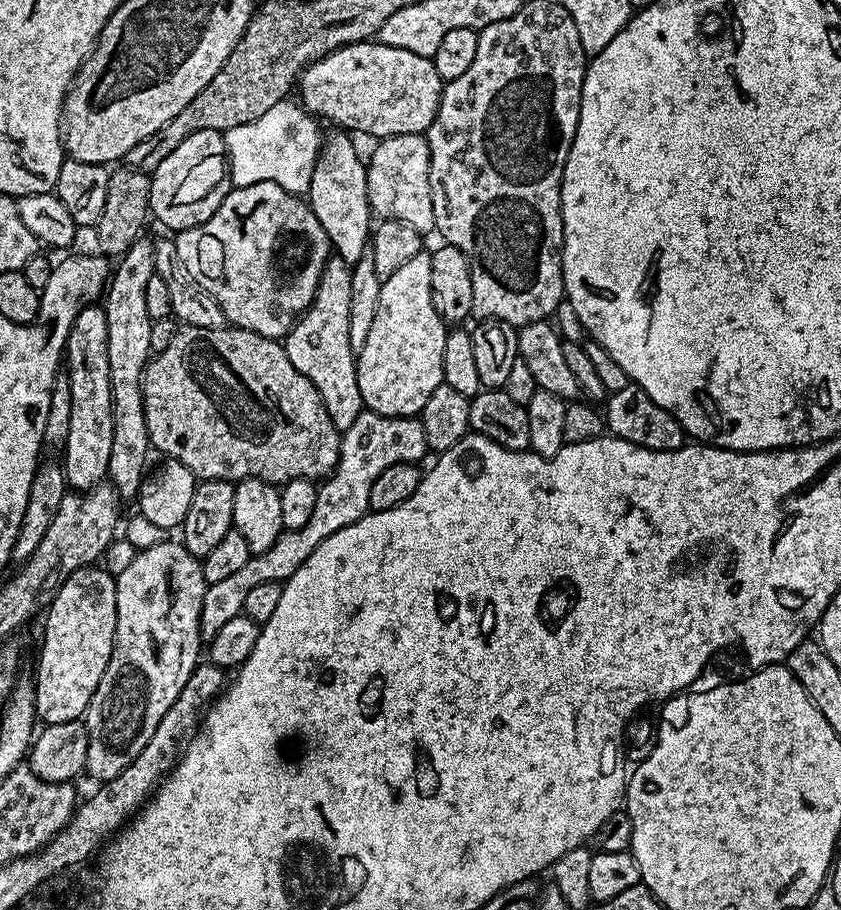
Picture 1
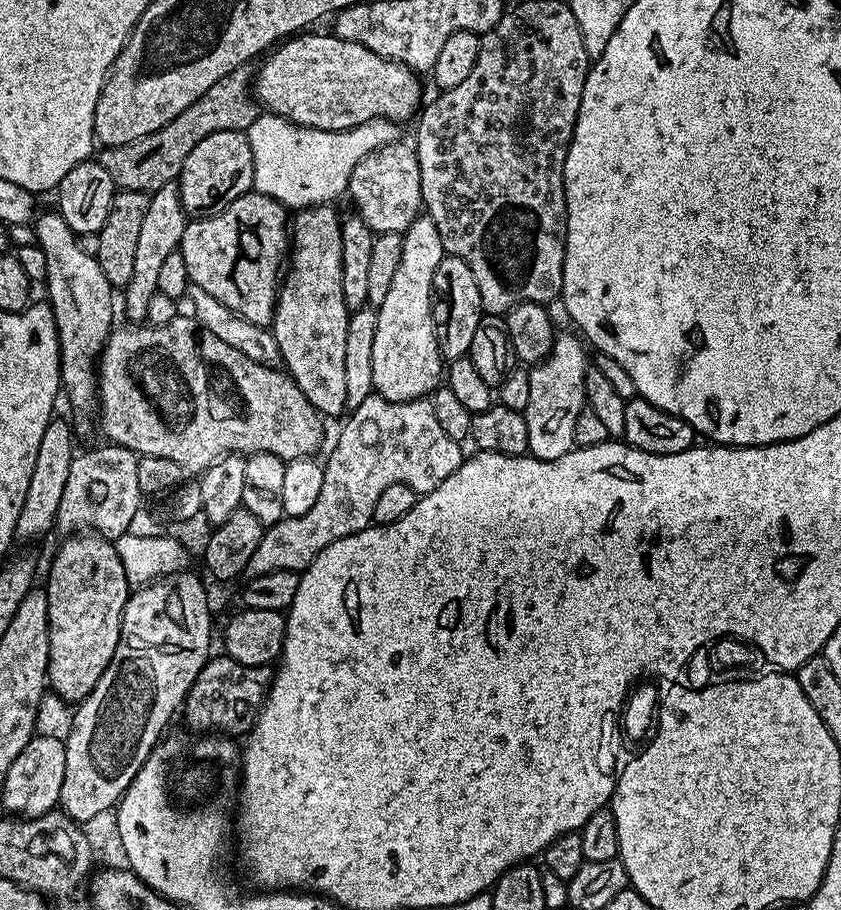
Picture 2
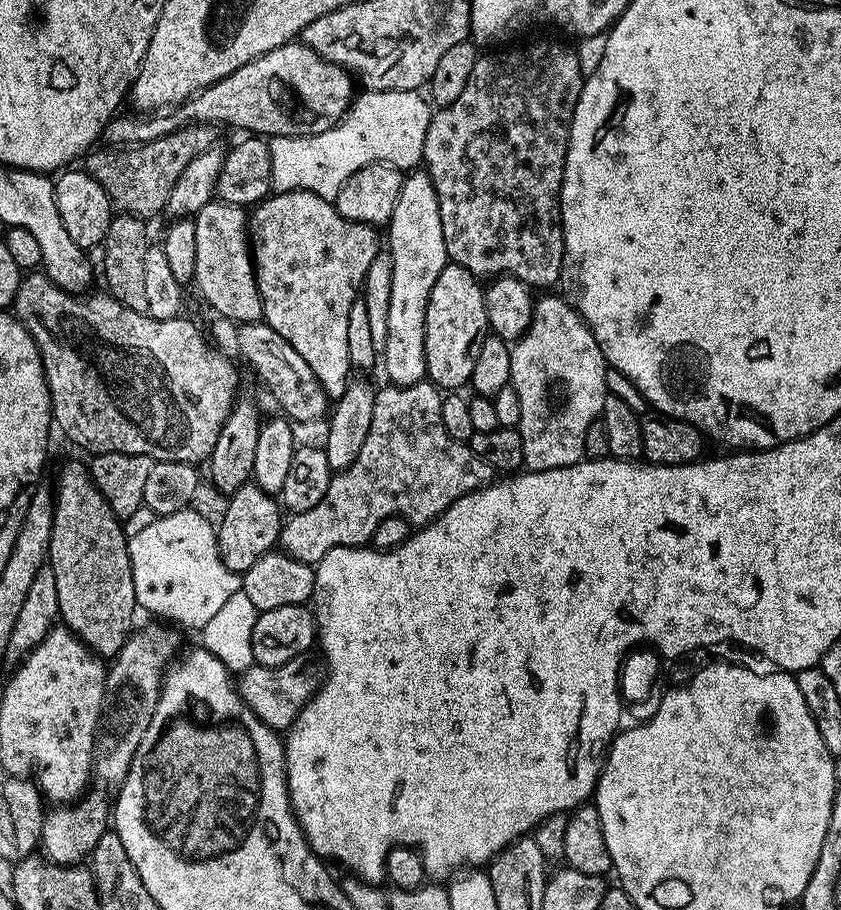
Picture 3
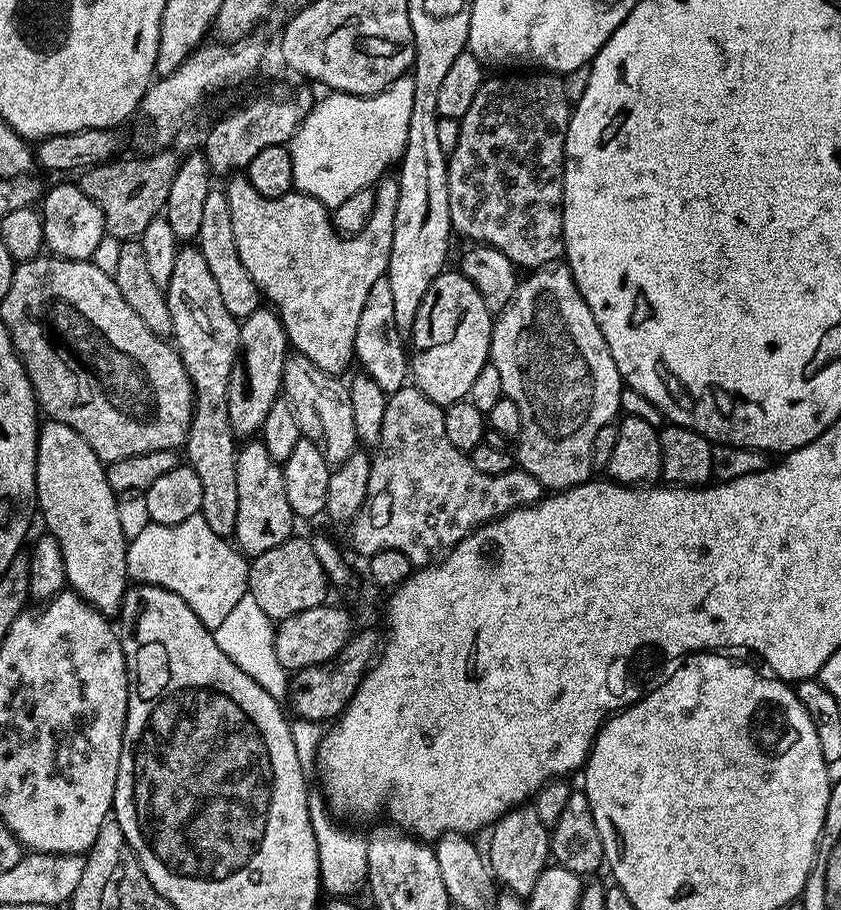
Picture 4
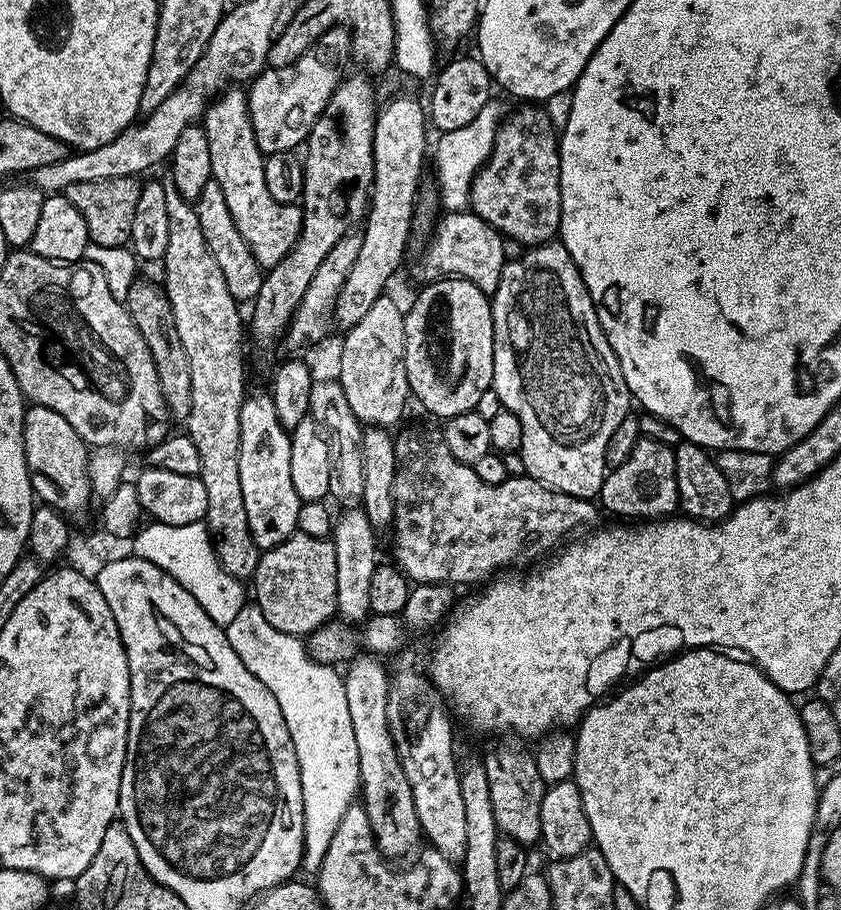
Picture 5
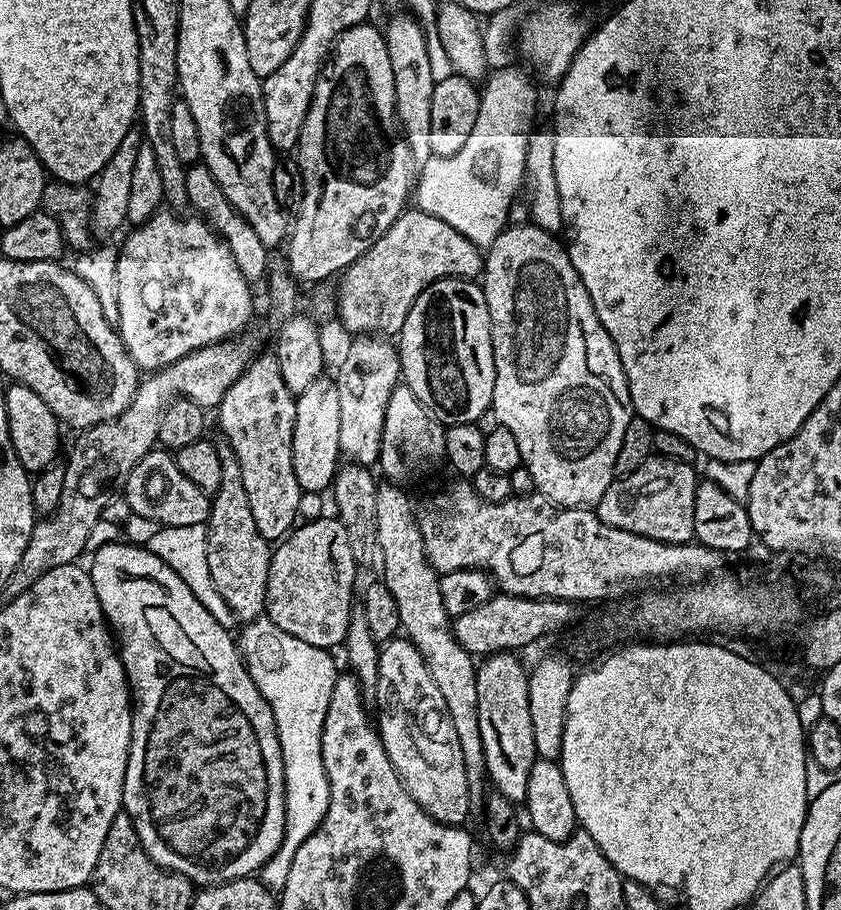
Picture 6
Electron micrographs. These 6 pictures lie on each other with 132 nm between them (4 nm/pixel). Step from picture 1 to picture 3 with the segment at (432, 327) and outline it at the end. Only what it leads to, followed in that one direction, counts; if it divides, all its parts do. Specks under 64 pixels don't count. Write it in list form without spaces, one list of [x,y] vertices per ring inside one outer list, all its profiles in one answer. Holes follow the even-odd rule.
[[[416,170],[405,175],[404,185],[398,194],[398,206],[394,206],[392,219],[386,225],[386,248],[394,258],[394,283],[390,285],[390,315],[386,322],[386,342],[382,349],[382,368],[397,388],[414,386],[427,377],[426,370],[426,309],[430,290],[438,282],[438,274],[450,263],[446,254],[446,242],[442,238],[442,218],[438,210],[438,194],[427,171]]]

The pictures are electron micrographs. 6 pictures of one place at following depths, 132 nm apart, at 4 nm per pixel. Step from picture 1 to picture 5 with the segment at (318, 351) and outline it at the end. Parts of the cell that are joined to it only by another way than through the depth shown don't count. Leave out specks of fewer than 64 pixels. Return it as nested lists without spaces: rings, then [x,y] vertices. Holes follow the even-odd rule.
[[[232,86],[221,91],[209,103],[202,117],[202,127],[206,130],[206,139],[210,141],[212,178],[218,182],[218,186],[222,186],[222,195],[226,198],[226,206],[230,206],[230,214],[234,218],[234,226],[238,226],[238,234],[242,234],[242,238],[246,238],[246,246],[250,246],[250,254],[254,254],[254,258],[258,258],[261,268],[265,270],[273,268],[278,262],[282,262],[284,255],[296,245],[304,214],[299,203],[283,204],[276,202],[270,196],[263,169],[265,155],[256,145],[245,89],[240,86]],[[396,96],[383,101],[376,113],[376,125],[372,135],[374,150],[374,178],[370,207],[363,225],[364,241],[362,250],[336,299],[334,317],[341,329],[352,328],[374,306],[380,296],[385,295],[392,275],[404,260],[408,248],[408,235],[413,235],[412,215],[416,212],[416,197],[422,187],[420,175],[424,172],[424,155],[428,152],[428,132],[430,124],[426,119],[426,108],[412,96]]]

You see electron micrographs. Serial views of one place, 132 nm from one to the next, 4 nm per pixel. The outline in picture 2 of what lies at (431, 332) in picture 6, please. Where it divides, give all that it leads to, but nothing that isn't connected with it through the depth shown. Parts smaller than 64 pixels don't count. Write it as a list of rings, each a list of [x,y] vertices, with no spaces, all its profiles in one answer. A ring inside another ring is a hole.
[[[446,254],[442,262],[438,262],[438,270],[434,270],[432,283],[432,321],[436,327],[440,355],[445,361],[451,362],[469,355],[474,330],[478,328],[481,317],[478,282],[474,282],[470,266],[466,266],[462,258]]]

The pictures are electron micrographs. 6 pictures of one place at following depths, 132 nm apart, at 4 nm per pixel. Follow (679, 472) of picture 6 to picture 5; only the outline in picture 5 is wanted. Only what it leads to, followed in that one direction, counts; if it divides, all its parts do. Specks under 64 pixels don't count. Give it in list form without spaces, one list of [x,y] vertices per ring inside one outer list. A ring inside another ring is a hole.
[[[639,440],[634,450],[630,450],[630,458],[605,475],[598,497],[599,507],[613,512],[616,515],[613,517],[635,518],[640,522],[671,517],[680,507],[678,478],[674,470],[675,453],[675,447],[660,441]]]

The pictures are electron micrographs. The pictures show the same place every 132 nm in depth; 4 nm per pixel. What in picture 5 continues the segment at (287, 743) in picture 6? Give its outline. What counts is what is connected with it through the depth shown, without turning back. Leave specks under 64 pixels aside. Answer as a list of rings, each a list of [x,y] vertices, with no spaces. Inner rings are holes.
[[[248,602],[242,610],[238,610],[234,622],[230,622],[226,629],[228,633],[228,641],[230,646],[234,646],[234,654],[238,654],[238,658],[242,658],[242,662],[246,666],[246,670],[250,670],[250,674],[254,674],[254,678],[258,678],[258,682],[262,682],[262,686],[266,686],[266,690],[270,690],[270,694],[274,694],[274,699],[278,702],[279,708],[282,710],[282,718],[286,718],[286,730],[290,730],[290,738],[294,742],[294,750],[298,754],[298,766],[300,767],[300,777],[302,778],[302,806],[304,807],[304,860],[310,862],[312,860],[312,868],[320,869],[322,866],[322,858],[326,858],[326,850],[330,846],[330,838],[334,838],[334,830],[338,830],[338,822],[342,822],[342,817],[346,815],[346,810],[350,810],[352,804],[357,803],[358,793],[361,791],[360,771],[358,770],[358,745],[354,743],[354,726],[350,723],[350,709],[346,706],[346,686],[344,685],[344,677],[333,665],[320,664],[317,660],[313,660],[308,654],[305,641],[299,636],[291,636],[282,630],[274,630],[274,626],[270,626],[270,622],[266,622],[266,618],[262,614],[262,610],[257,608],[255,603]]]

